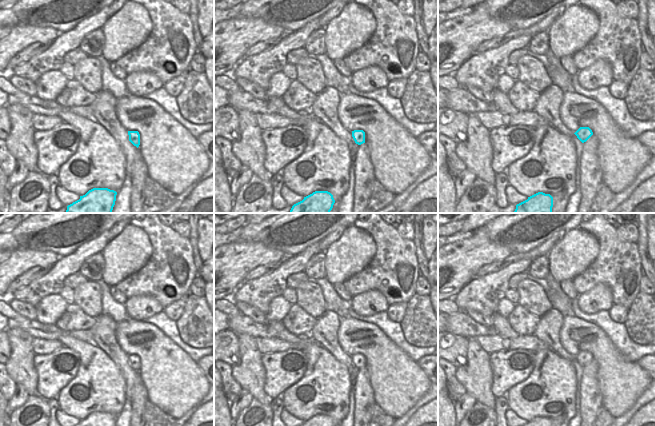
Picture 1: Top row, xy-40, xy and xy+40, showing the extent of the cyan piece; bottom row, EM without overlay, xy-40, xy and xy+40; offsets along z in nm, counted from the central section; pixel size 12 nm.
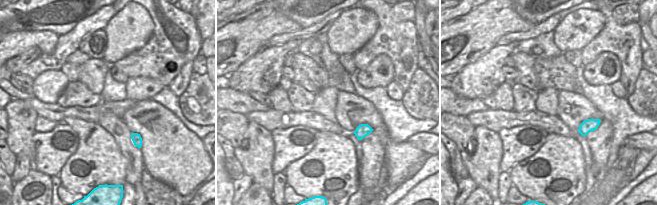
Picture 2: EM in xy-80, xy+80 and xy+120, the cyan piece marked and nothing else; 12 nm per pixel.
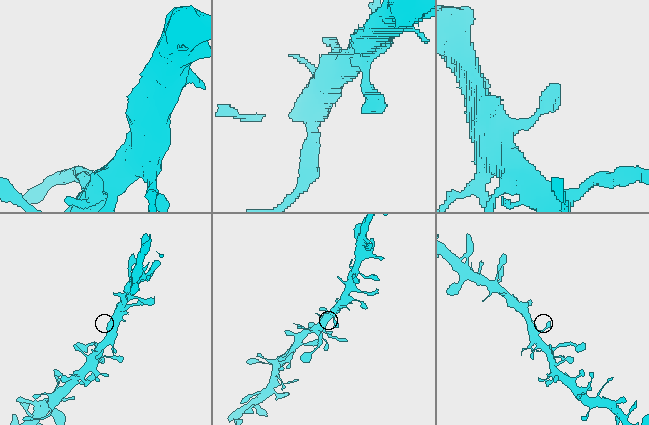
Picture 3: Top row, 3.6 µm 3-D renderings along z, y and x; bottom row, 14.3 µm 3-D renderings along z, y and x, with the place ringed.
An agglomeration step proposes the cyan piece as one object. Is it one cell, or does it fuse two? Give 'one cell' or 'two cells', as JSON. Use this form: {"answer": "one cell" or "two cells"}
{"answer": "one cell"}

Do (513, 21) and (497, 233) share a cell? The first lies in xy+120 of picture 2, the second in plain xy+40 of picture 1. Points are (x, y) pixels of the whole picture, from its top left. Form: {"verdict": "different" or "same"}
{"verdict": "different"}

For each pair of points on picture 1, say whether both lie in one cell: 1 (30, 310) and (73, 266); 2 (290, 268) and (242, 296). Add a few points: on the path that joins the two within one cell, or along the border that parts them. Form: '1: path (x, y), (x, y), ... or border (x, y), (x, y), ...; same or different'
1: border (12, 297), (29, 302), (35, 307); different
2: path (278, 277), (264, 289), (254, 292); same

